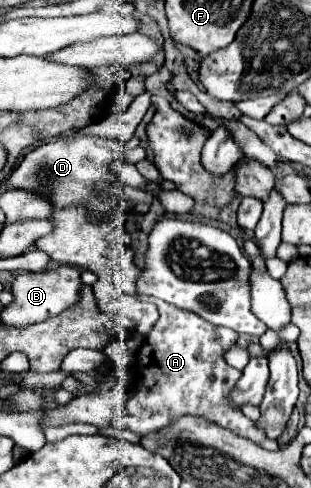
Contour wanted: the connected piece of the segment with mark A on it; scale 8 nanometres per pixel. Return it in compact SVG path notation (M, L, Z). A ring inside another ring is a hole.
M153 297L141 299L157 305L159 321L151 327L145 343L135 357L135 391L131 393L131 401L137 403L137 413L125 413L125 417L121 417L121 427L135 431L137 435L145 435L167 427L183 413L193 413L247 439L253 439L267 451L279 449L279 443L263 437L263 431L259 431L251 419L247 419L235 405L231 405L229 393L239 381L241 371L229 367L223 361L223 353L227 347L237 343L237 333L231 329L215 327L201 317L195 317L195 313L175 309L165 301Z

